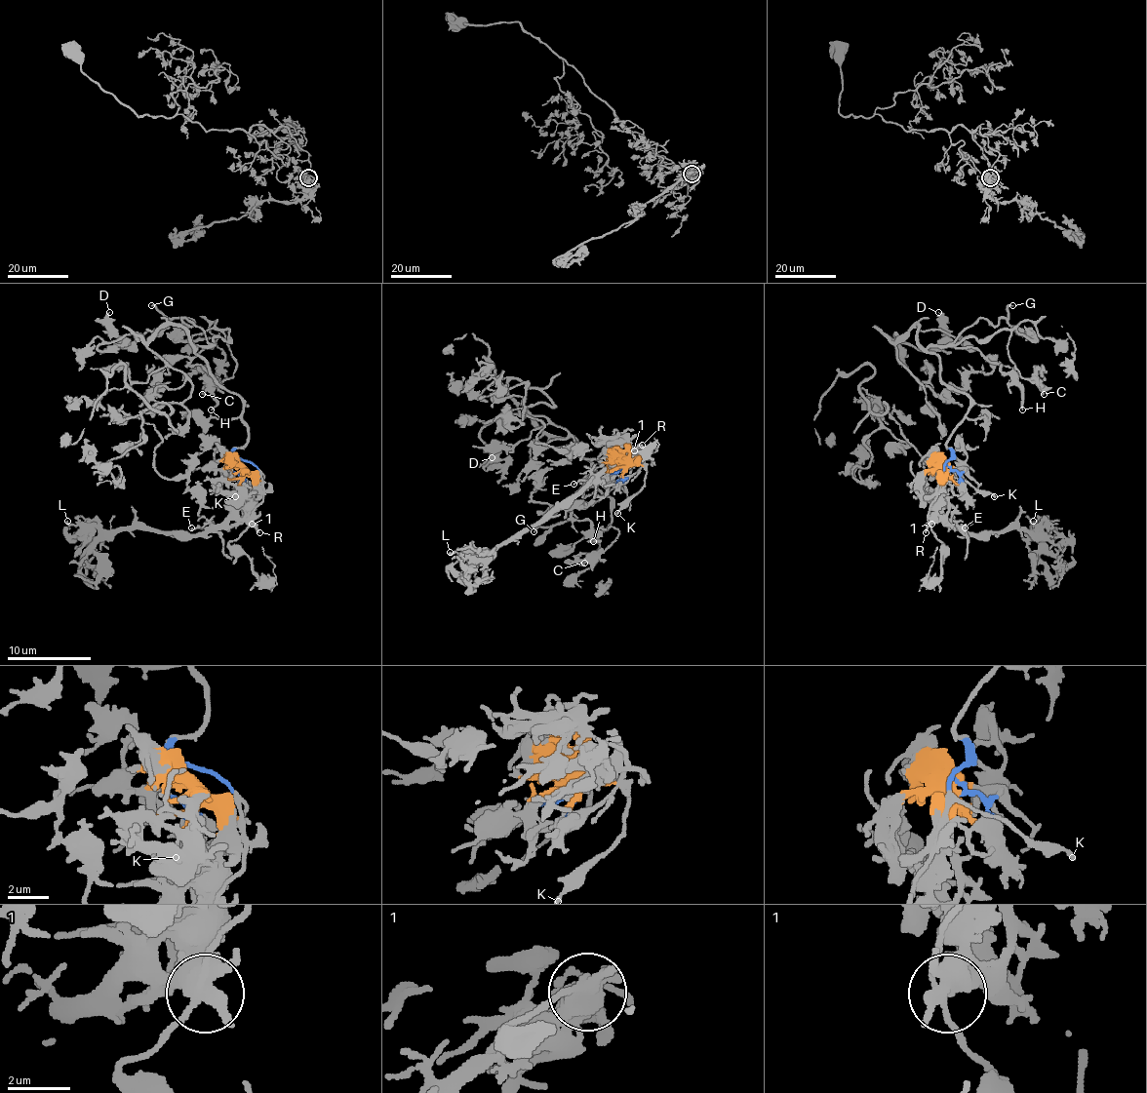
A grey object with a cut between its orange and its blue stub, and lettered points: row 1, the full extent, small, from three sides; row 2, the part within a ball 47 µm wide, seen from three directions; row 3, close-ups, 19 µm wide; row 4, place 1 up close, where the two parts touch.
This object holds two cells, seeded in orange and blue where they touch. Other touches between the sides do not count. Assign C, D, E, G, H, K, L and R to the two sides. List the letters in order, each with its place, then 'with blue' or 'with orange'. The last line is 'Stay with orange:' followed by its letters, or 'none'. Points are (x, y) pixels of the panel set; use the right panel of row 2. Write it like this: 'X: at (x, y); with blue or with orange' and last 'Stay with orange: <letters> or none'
C: at (1044, 394); with blue
D: at (938, 312); with blue
E: at (965, 527); with orange
G: at (1012, 305); with blue
H: at (1022, 409); with blue
K: at (994, 496); with blue
L: at (1033, 521); with orange
R: at (926, 532); with orange
Stay with orange: E, L, R

